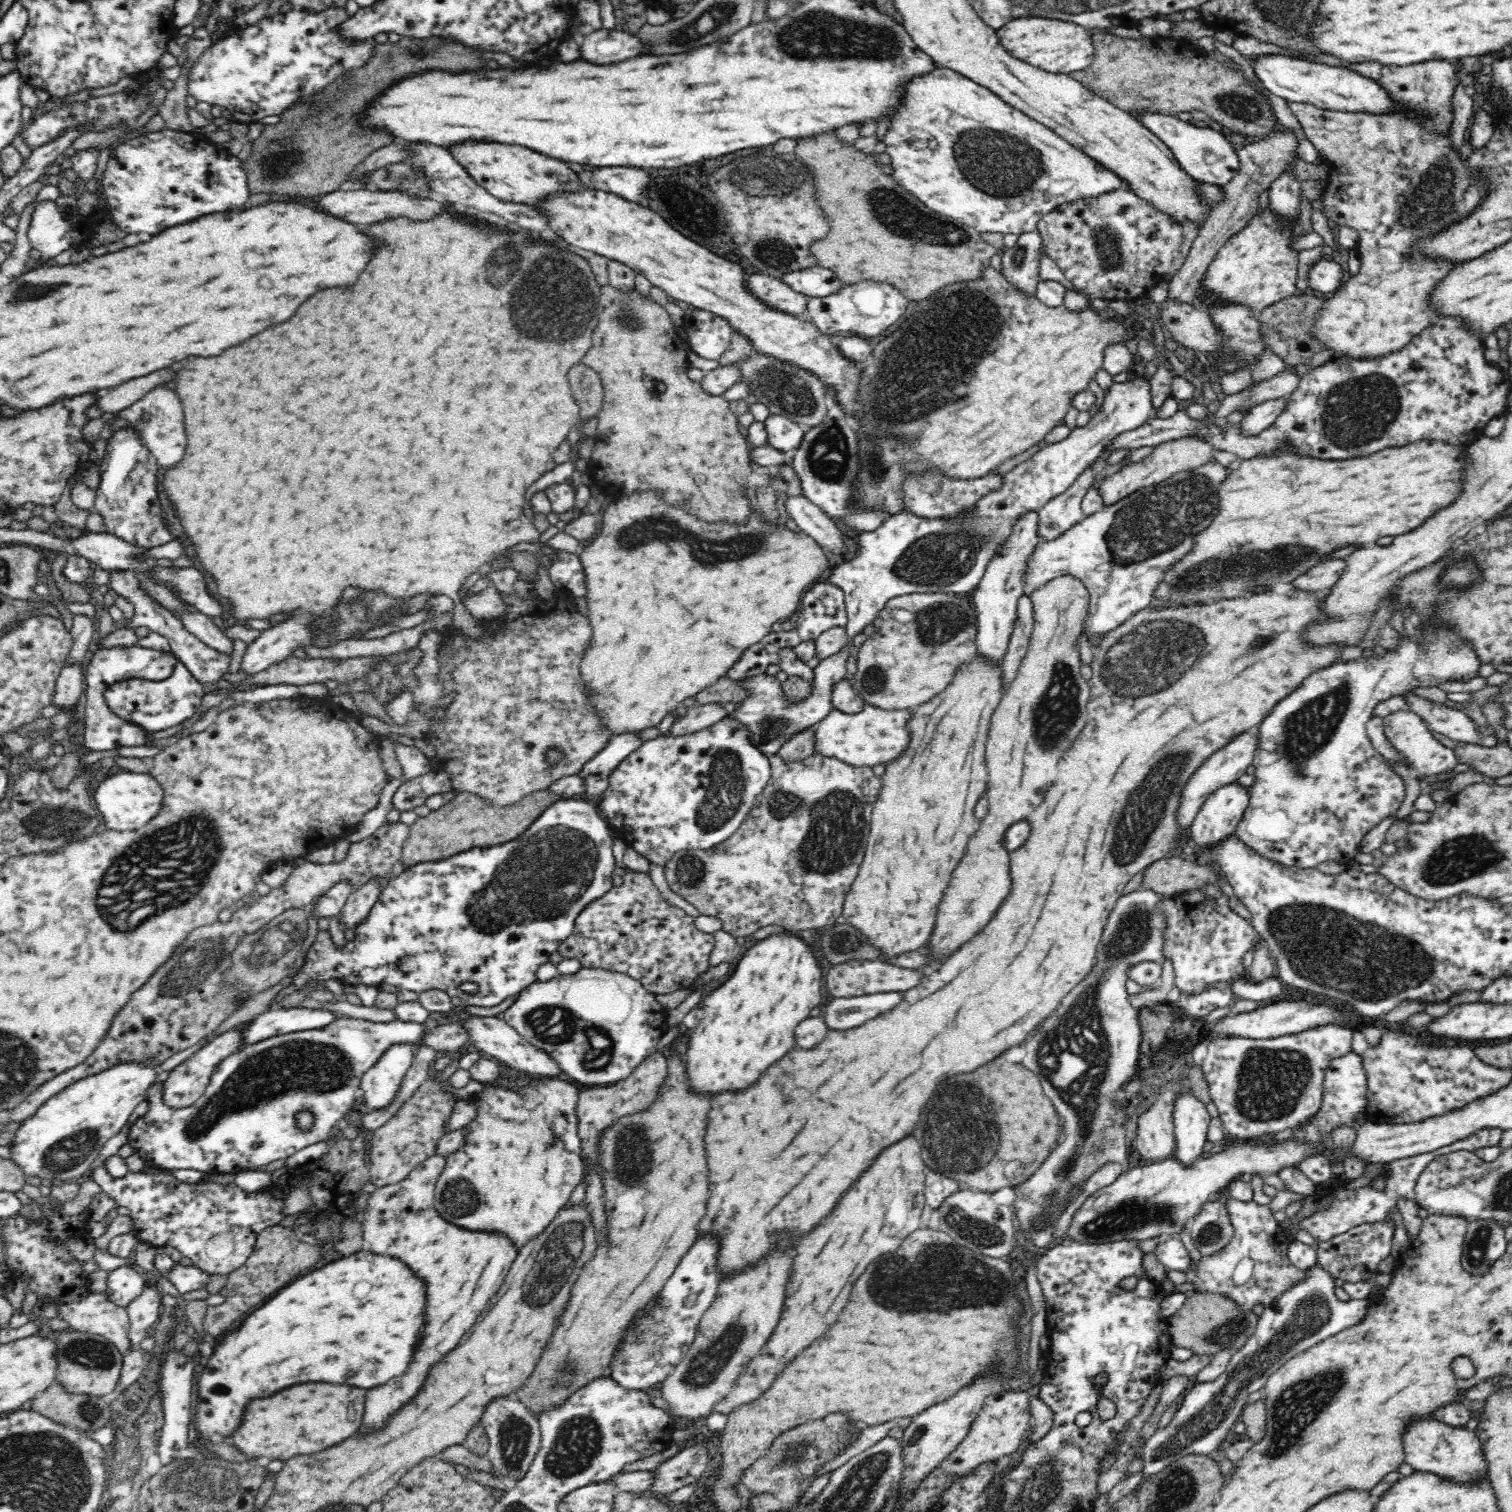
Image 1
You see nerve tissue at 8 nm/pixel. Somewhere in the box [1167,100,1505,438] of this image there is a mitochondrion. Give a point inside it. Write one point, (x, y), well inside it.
(1434, 197)

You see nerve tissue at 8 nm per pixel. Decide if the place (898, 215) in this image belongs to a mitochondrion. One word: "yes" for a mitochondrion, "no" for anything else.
yes

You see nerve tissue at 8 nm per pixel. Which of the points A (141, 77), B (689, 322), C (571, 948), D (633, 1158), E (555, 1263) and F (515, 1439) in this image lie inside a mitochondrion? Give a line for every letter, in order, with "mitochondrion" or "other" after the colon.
A: other
B: other
C: other
D: mitochondrion
E: mitochondrion
F: mitochondrion

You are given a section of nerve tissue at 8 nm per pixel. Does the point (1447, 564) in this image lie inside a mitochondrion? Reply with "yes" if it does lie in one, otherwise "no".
no

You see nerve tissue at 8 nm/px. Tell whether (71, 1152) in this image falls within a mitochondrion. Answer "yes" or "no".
yes

